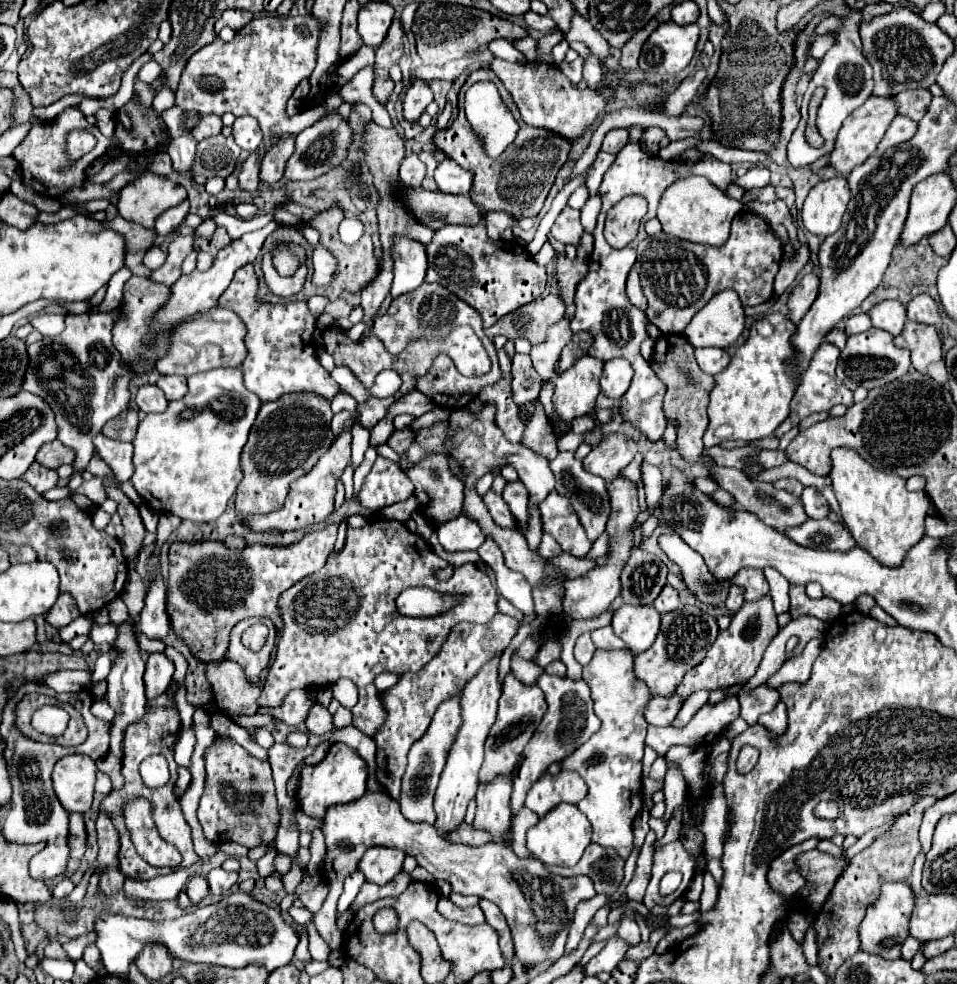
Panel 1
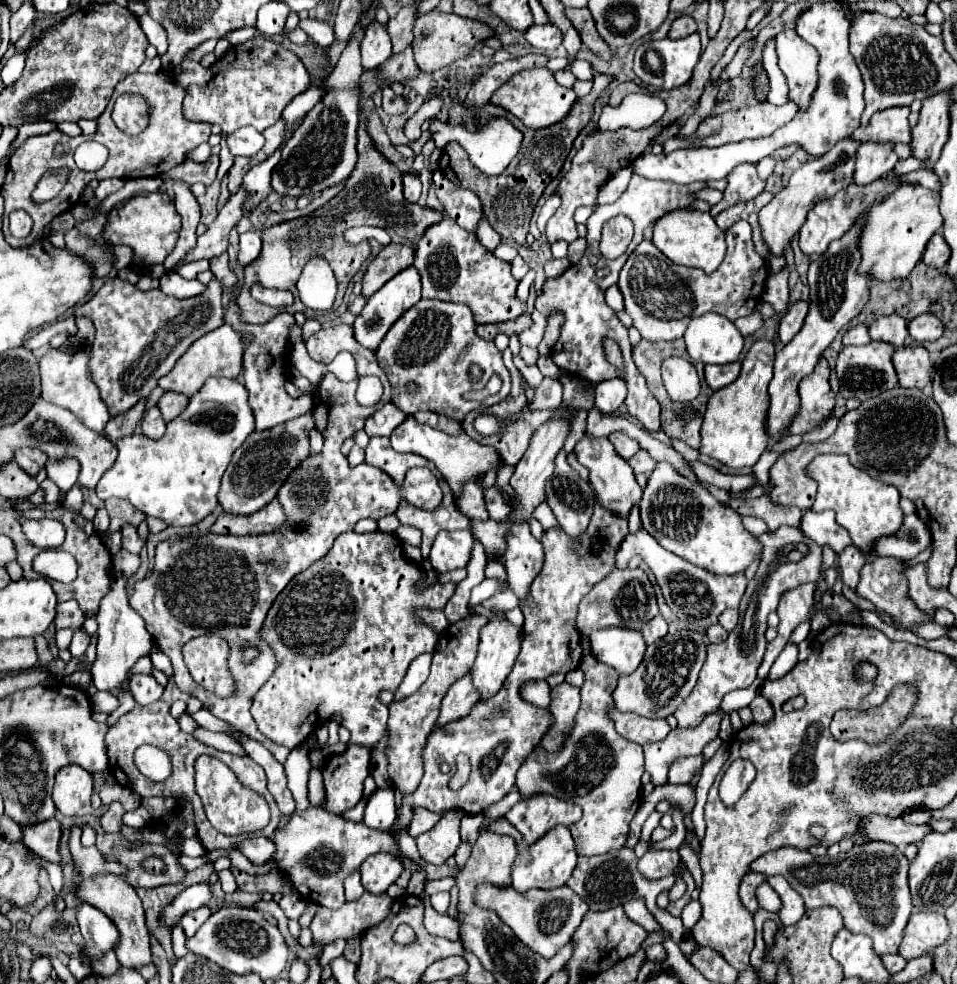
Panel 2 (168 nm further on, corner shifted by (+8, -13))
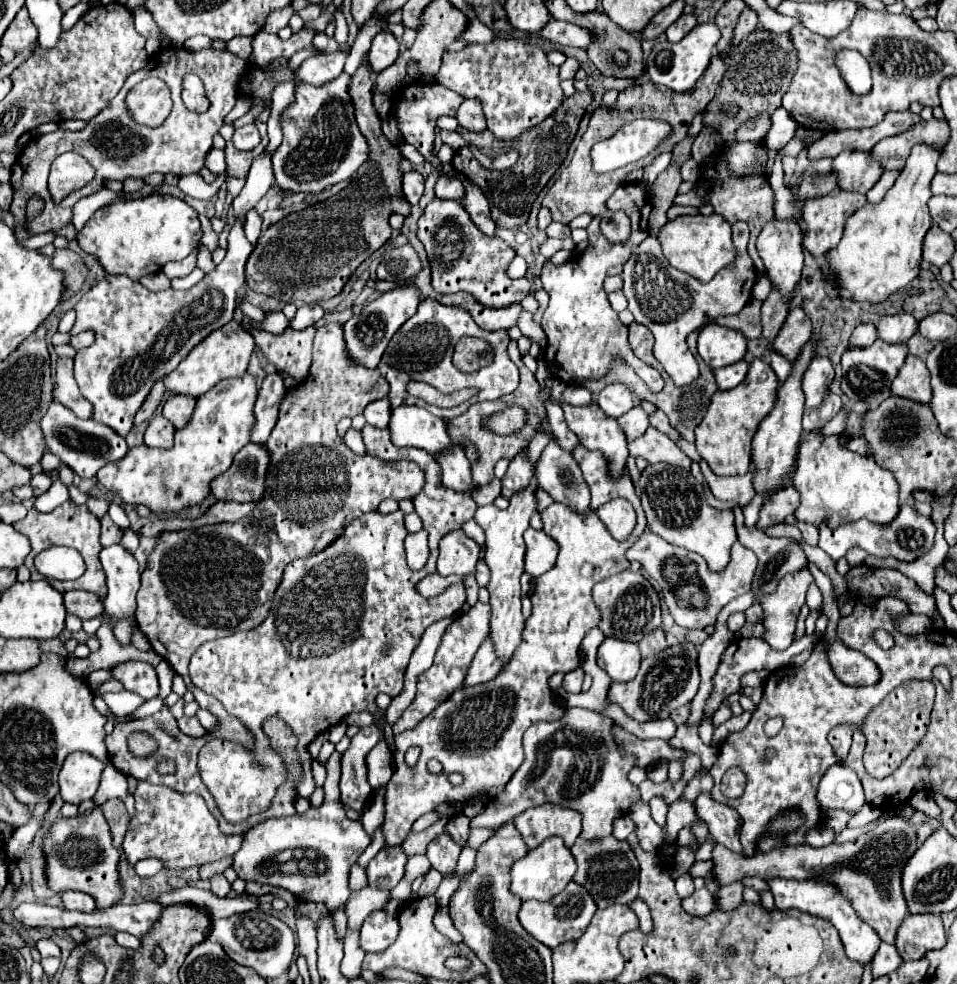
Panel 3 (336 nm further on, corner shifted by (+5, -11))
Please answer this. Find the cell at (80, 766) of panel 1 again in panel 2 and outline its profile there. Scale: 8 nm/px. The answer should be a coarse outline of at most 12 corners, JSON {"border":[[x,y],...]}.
{"border":[[80,765],[56,773],[54,803],[70,817],[90,815],[92,775]]}

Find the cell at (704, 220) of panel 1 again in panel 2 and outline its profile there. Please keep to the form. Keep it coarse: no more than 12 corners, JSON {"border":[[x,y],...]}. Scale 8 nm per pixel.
{"border":[[670,211],[652,243],[672,261],[712,273],[726,253],[710,213]]}

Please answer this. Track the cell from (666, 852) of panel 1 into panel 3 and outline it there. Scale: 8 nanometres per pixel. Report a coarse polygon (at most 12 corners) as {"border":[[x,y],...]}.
{"border":[[687,873],[677,879],[679,897],[689,897],[693,879]]}

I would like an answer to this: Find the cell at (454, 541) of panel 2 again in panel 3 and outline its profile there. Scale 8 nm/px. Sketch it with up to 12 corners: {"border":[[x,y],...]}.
{"border":[[463,529],[439,543],[439,575],[475,573],[479,547]]}

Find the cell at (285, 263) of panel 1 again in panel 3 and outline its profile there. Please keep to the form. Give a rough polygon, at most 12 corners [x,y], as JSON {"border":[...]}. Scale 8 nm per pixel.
{"border":[[373,77],[351,79],[369,159],[351,183],[271,225],[247,285],[317,305],[411,215]]}

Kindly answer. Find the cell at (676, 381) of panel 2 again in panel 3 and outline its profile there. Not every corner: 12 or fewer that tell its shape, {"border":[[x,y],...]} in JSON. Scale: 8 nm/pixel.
{"border":[[749,225],[709,283],[671,267],[653,235],[623,265],[623,293],[677,387],[699,377],[685,337],[751,301]]}

